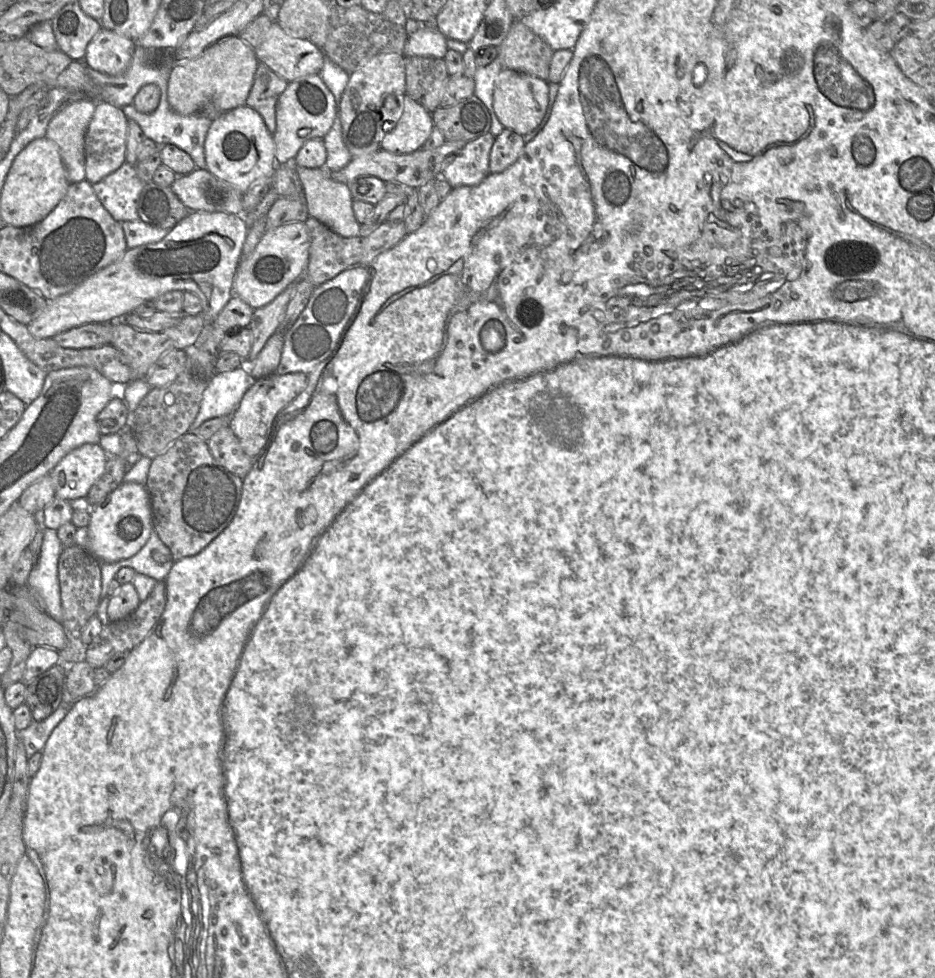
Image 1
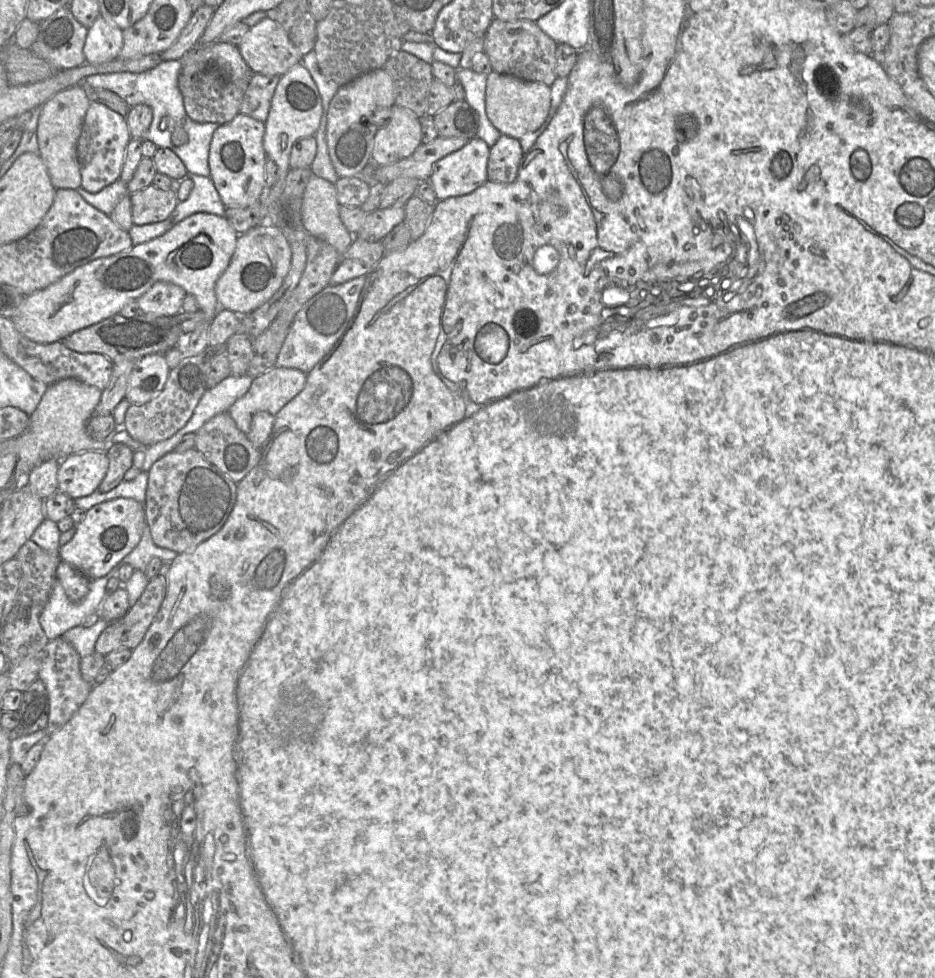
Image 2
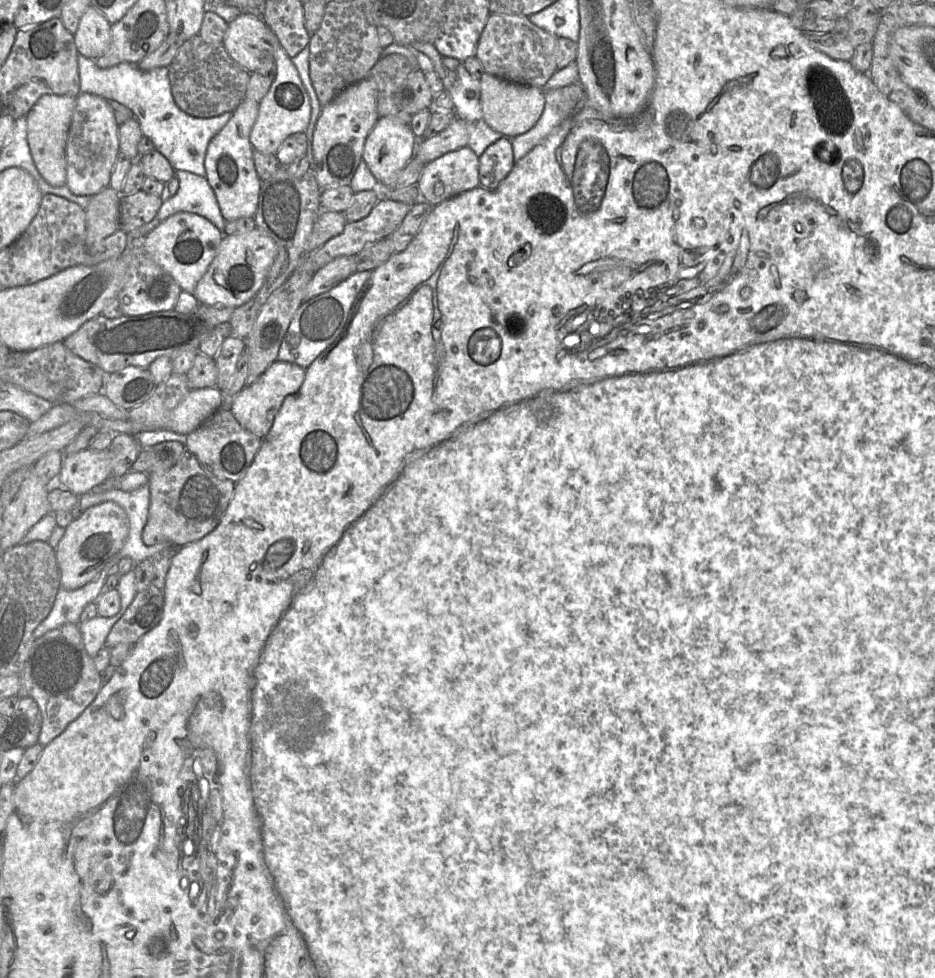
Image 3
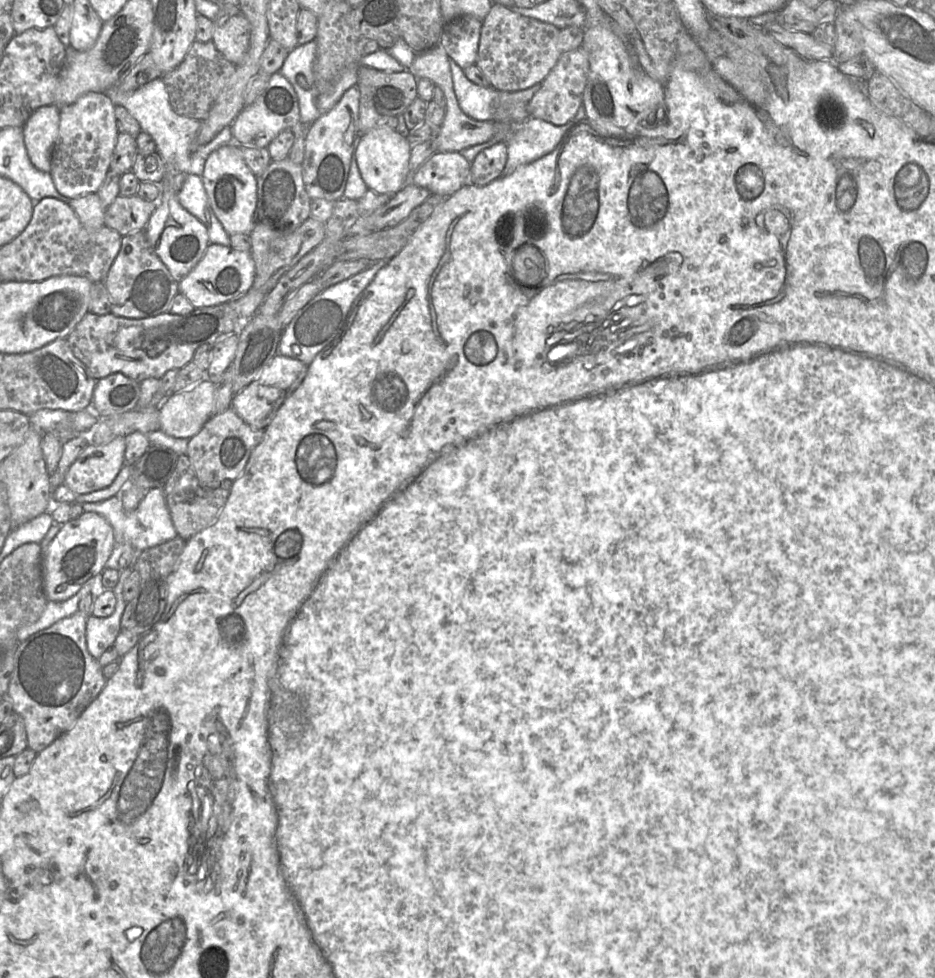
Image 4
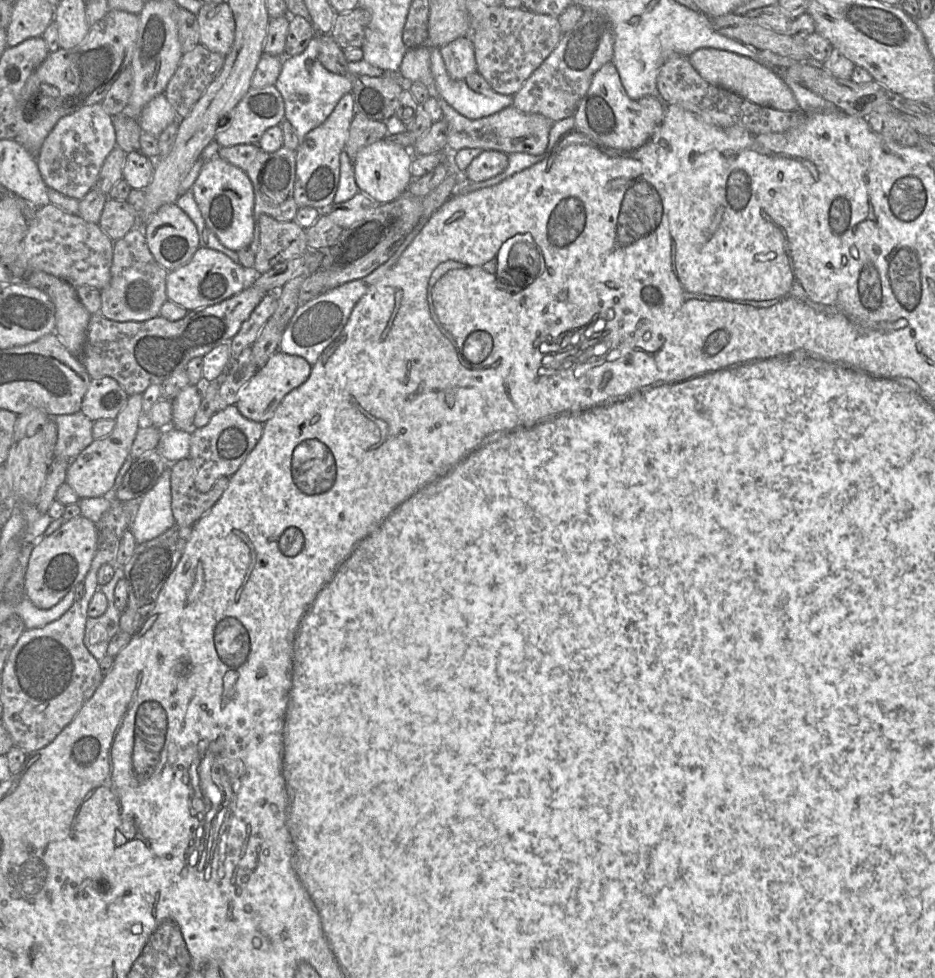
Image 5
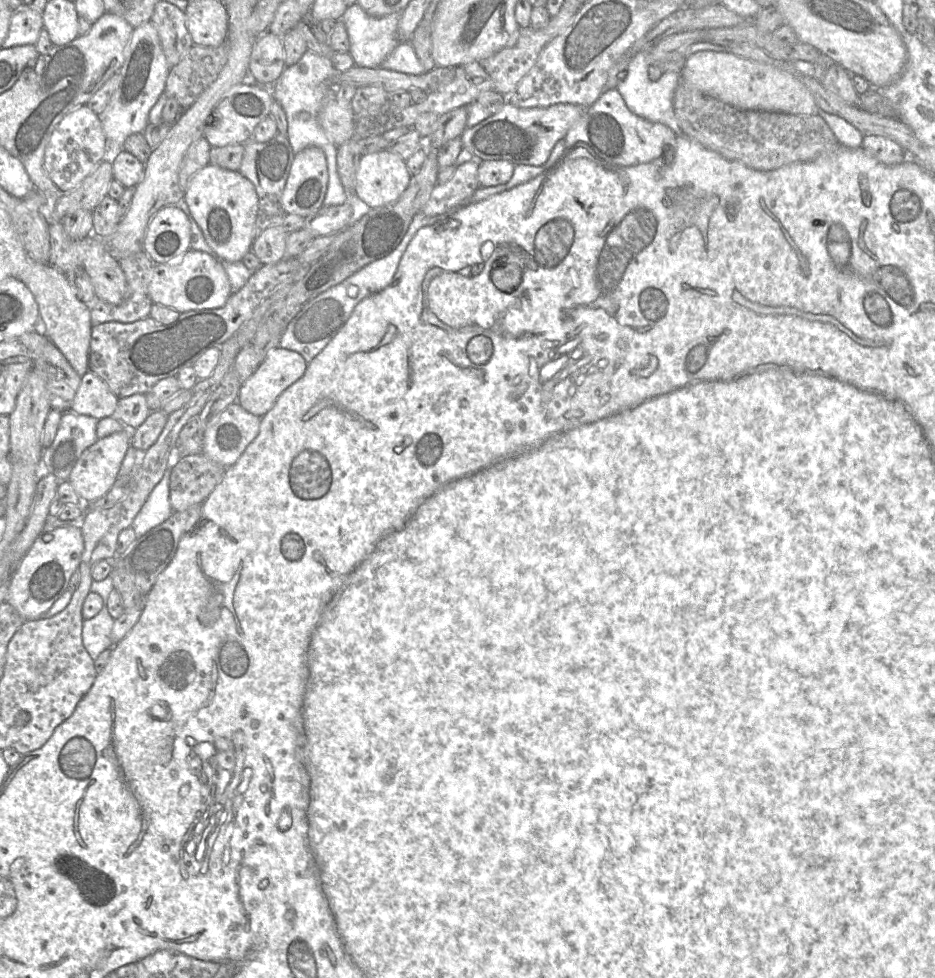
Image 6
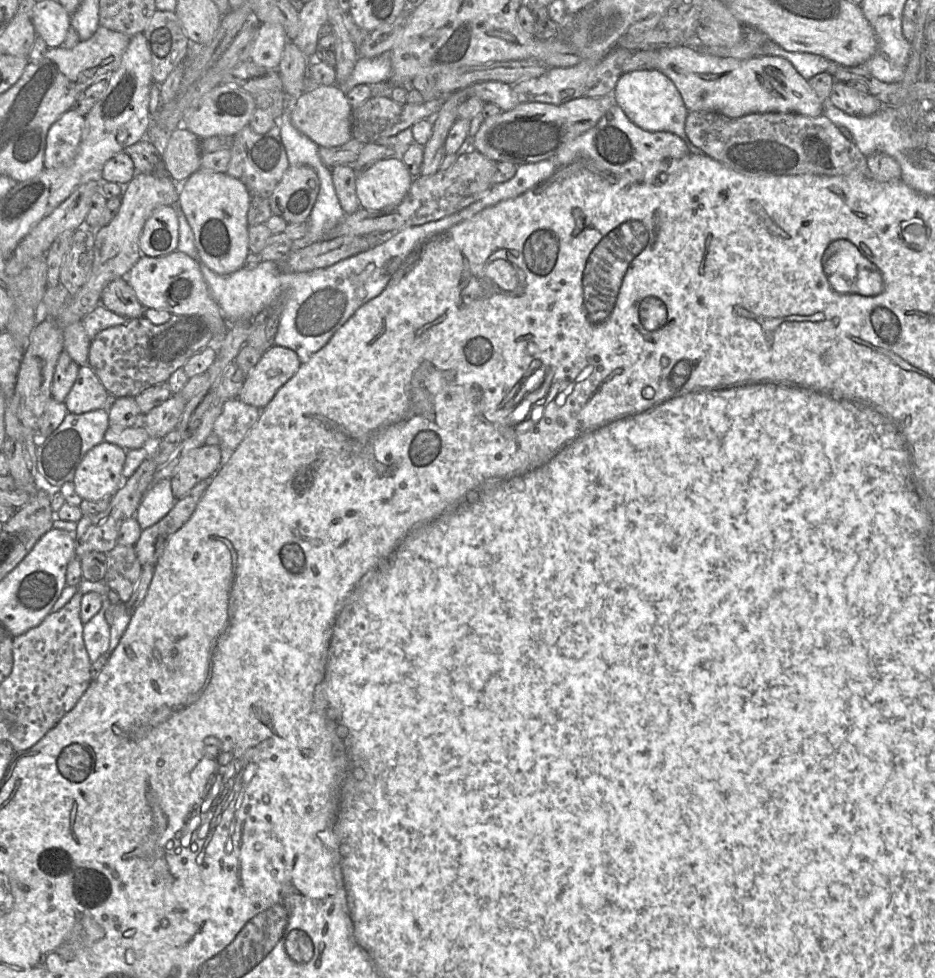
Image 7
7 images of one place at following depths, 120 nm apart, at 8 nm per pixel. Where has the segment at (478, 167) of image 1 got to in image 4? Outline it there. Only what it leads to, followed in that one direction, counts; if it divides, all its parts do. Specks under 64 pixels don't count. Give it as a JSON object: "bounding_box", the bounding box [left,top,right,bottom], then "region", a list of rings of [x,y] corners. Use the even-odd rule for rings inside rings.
{"bounding_box":[410,151,470,198],"region":[[[436,151],[411,174],[410,181],[446,198],[470,182],[470,165],[460,152]]]}

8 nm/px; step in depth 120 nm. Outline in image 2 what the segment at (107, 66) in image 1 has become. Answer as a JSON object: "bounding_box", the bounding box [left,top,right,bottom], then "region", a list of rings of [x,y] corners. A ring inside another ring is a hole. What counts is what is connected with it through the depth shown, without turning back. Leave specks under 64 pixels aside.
{"bounding_box":[83,15,122,65],"region":[[[99,15],[88,28],[83,54],[87,64],[100,65],[119,58],[122,47],[122,30]]]}

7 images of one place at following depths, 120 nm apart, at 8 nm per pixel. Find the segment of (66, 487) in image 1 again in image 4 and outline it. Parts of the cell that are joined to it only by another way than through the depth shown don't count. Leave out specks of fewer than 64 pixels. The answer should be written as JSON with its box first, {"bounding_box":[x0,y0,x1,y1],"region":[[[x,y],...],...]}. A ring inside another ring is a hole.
{"bounding_box":[63,436,125,495],"region":[[[125,436],[103,445],[89,443],[68,468],[63,484],[75,495],[109,486],[124,464]]]}

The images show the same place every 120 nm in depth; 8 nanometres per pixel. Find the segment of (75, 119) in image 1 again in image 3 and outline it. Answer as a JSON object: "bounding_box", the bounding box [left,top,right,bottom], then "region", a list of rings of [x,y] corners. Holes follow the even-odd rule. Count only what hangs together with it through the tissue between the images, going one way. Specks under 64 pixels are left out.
{"bounding_box":[26,95,76,186],"region":[[[44,95],[26,115],[27,141],[33,162],[44,180],[52,186],[66,185],[66,141],[76,97]]]}

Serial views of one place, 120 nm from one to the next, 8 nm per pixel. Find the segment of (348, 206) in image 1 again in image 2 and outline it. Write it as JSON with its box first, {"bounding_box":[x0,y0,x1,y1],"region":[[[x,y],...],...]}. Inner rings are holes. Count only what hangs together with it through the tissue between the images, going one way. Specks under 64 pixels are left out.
{"bounding_box":[302,174,354,254],"region":[[[312,174],[302,198],[303,226],[308,234],[327,242],[343,254],[352,244],[354,235],[343,225],[339,207],[335,185]]]}

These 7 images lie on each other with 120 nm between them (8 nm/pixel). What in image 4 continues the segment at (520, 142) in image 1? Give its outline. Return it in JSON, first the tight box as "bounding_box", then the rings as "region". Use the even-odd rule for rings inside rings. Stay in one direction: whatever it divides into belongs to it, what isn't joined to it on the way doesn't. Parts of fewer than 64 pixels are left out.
{"bounding_box":[470,142,507,186],"region":[[[498,142],[478,153],[470,165],[470,182],[484,186],[499,178],[507,161],[507,144]]]}

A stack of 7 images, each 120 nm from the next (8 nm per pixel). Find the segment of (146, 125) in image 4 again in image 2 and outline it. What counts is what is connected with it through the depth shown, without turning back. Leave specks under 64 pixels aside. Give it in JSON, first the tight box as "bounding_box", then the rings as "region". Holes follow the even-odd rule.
{"bounding_box":[84,60,220,177],"region":[[[181,60],[162,61],[158,66],[142,72],[128,71],[92,74],[84,82],[92,88],[107,89],[122,98],[130,107],[138,104],[148,105],[153,112],[151,124],[143,140],[153,142],[158,148],[168,148],[183,162],[189,174],[209,177],[208,156],[214,131],[220,126],[216,123],[197,123],[186,113],[183,97],[178,87]]]}

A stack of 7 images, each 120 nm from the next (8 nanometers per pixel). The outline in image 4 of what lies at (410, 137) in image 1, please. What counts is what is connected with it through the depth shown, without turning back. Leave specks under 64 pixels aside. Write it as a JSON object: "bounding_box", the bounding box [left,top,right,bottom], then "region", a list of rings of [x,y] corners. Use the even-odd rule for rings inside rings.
{"bounding_box":[354,128,412,196],"region":[[[376,128],[361,135],[354,155],[368,189],[393,196],[410,182],[409,159],[412,145],[405,135],[392,128]]]}

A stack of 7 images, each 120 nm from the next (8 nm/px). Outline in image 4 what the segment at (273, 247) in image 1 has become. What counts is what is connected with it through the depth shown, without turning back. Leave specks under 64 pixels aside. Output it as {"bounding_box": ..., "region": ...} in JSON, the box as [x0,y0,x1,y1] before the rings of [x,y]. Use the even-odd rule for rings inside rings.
{"bounding_box":[178,244,255,308],"region":[[[209,244],[201,260],[178,282],[178,292],[184,295],[194,308],[215,306],[244,295],[252,288],[254,278],[255,265],[250,251]]]}

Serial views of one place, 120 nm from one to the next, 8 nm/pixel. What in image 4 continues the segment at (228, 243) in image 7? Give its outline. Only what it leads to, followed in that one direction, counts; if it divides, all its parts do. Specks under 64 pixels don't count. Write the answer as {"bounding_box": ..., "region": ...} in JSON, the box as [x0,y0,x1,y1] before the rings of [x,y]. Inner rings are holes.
{"bounding_box":[201,142,257,235],"region":[[[231,142],[229,144],[226,144],[224,146],[221,146],[220,148],[218,148],[217,150],[213,151],[206,159],[205,164],[204,164],[204,170],[203,170],[203,174],[201,175],[201,179],[203,182],[203,186],[205,189],[205,192],[207,194],[210,206],[215,214],[215,216],[217,217],[217,219],[219,220],[219,222],[221,223],[221,225],[223,226],[224,230],[227,232],[227,234],[233,235],[233,234],[248,234],[250,235],[253,227],[254,227],[254,211],[256,208],[256,202],[257,202],[257,177],[256,175],[254,175],[251,170],[249,169],[249,167],[246,165],[245,161],[243,160],[241,151],[240,151],[240,147],[239,146],[244,146],[244,145],[238,145],[234,142]]]}

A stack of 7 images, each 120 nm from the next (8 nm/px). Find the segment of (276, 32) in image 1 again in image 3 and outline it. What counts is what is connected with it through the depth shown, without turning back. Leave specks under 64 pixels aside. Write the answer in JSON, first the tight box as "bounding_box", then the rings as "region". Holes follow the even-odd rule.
{"bounding_box":[222,14,275,72],"region":[[[240,14],[229,22],[222,45],[247,72],[268,72],[275,67],[272,35],[262,17]]]}

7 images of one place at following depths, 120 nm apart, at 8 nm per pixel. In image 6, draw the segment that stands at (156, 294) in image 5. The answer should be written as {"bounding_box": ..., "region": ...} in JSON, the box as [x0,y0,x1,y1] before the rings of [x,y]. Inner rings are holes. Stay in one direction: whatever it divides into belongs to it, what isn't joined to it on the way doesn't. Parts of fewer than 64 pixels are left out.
{"bounding_box":[90,249,154,325],"region":[[[142,249],[119,260],[128,285],[128,297],[119,305],[95,300],[90,305],[92,325],[116,321],[130,323],[147,318],[153,301],[148,285],[152,277],[154,262]]]}

